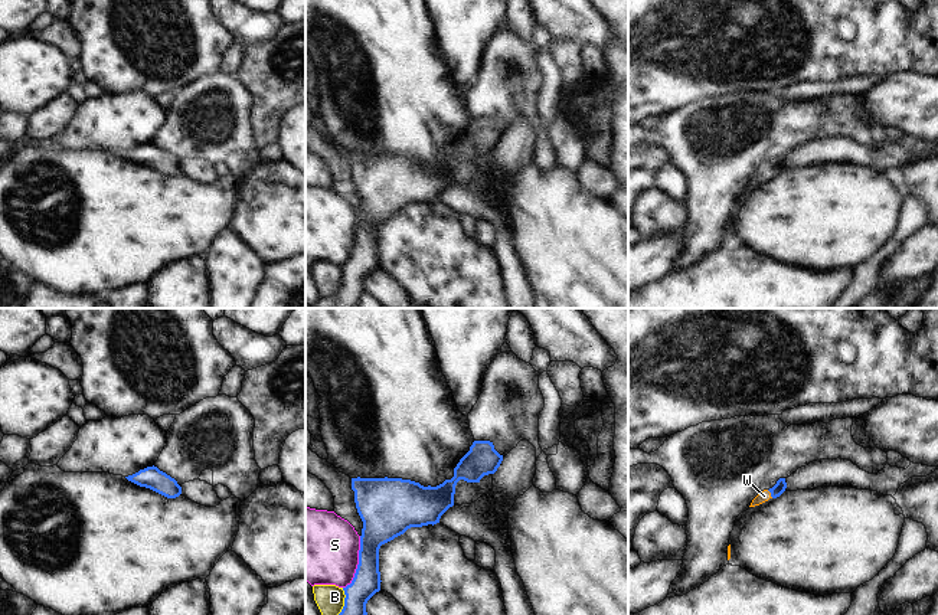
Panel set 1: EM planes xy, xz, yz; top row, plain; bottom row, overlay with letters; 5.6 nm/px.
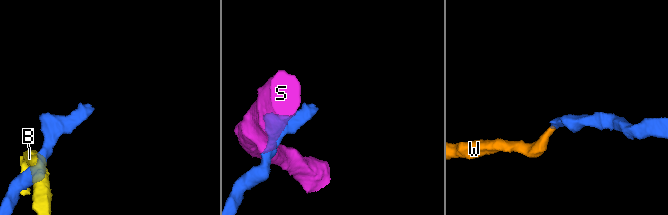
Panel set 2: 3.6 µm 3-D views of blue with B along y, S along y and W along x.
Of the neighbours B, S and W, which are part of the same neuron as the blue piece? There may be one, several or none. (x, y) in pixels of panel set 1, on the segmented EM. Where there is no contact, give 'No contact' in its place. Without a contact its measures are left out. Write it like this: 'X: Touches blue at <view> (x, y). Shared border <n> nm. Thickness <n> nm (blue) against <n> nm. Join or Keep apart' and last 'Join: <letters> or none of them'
B: Touches blue at xz (345, 601). Shared border 160 nm. Thickness 160 nm (blue) against 160 nm. Keep apart
S: Touches blue at xz (359, 563). Shared border 320 nm. Thickness 200 nm (blue) against 400 nm. Keep apart
W: Touches blue at yz (771, 494). Shared border 60 nm. Thickness 70 nm (blue) against 70 nm. Join
Join: W.

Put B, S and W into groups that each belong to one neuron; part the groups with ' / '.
B / S / W

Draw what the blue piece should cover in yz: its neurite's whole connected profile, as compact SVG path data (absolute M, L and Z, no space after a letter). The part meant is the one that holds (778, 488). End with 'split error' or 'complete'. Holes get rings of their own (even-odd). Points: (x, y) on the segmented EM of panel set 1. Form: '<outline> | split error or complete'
M780 478L772 488L761 491L761 493L752 500L752 503L751 503L749 507L755 507L755 506L759 506L759 504L768 501L769 498L777 498L777 497L780 497L780 495L785 491L785 488L787 488L785 478Z | split error

